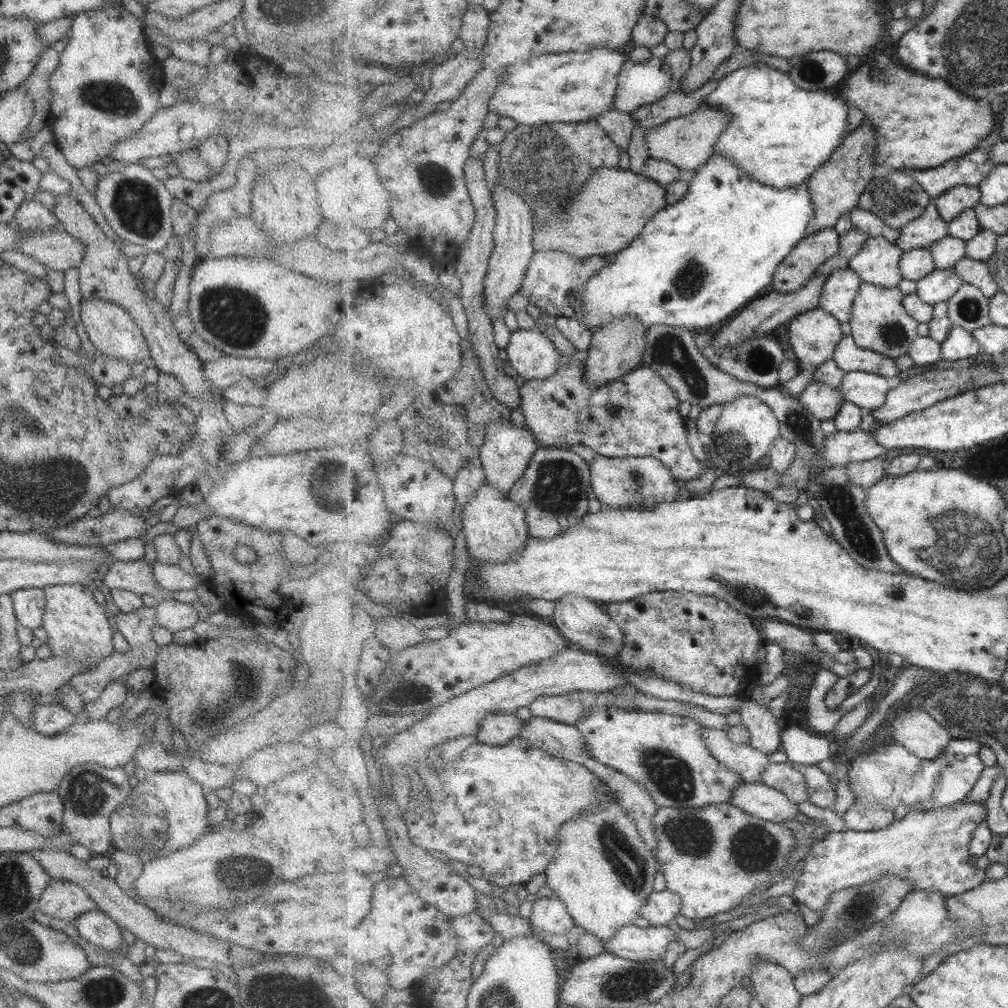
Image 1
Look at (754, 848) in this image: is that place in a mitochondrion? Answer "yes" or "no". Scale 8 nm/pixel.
yes

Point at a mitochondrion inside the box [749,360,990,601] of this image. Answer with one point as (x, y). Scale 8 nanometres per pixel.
(841, 501)

